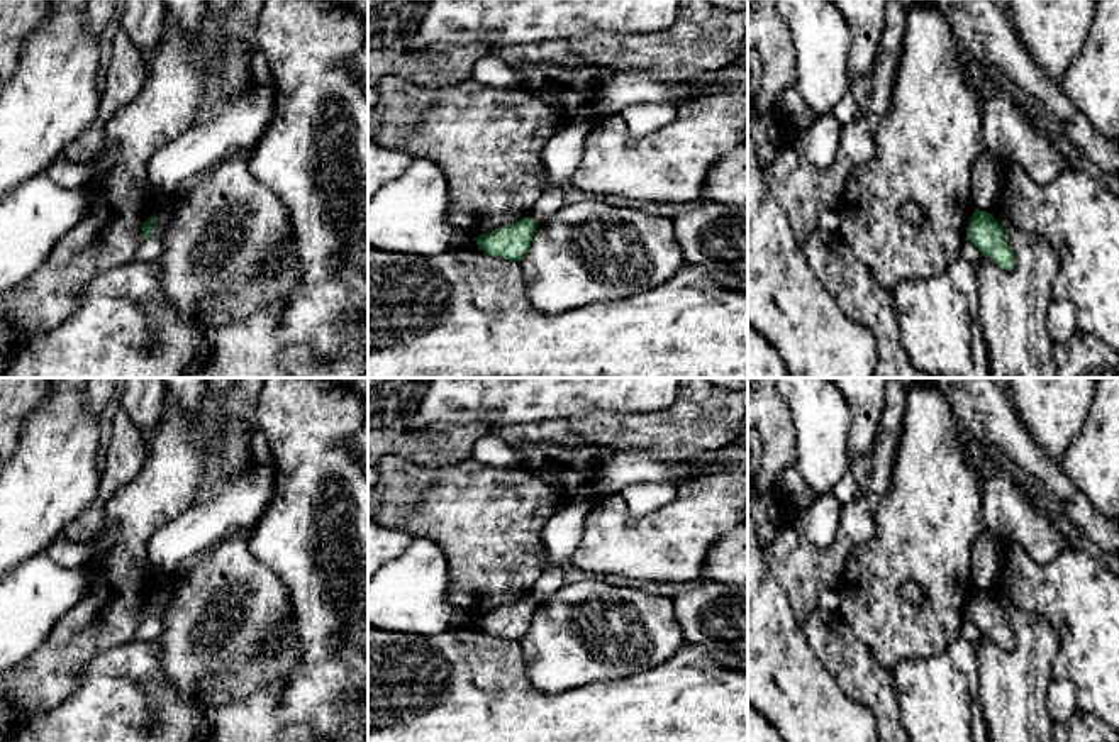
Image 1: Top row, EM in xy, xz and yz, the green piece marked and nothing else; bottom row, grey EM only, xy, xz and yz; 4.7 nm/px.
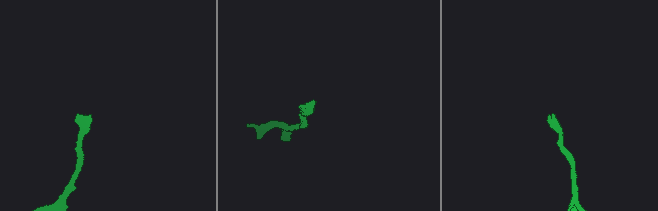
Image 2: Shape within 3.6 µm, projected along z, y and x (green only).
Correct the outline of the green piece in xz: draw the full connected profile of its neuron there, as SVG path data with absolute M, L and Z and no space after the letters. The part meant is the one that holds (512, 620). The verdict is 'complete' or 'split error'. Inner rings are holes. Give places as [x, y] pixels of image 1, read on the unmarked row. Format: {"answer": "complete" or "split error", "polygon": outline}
{"answer": "complete", "polygon": "M526 596L512 605L502 605L476 617L478 628L498 639L521 640L527 632L537 601Z"}

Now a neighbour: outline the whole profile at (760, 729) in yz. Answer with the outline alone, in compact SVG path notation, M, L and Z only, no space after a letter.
M748 705L748 742L783 742L777 728Z

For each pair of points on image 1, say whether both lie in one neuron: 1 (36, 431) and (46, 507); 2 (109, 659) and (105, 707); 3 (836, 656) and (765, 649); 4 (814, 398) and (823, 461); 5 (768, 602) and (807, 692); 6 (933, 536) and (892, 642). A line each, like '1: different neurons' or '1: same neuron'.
1: same neuron
2: same neuron
3: different neurons
4: same neuron
5: same neuron
6: same neuron

